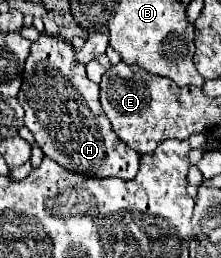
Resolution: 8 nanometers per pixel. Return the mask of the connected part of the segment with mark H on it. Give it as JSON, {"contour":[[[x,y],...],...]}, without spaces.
{"contour":[[[42,32],[32,44],[24,66],[18,102],[26,112],[24,124],[32,132],[36,144],[48,158],[56,160],[66,170],[98,178],[116,176],[130,180],[136,176],[140,154],[118,140],[110,128],[100,106],[98,84],[88,80],[86,64],[78,64],[76,48],[64,38]]]}

